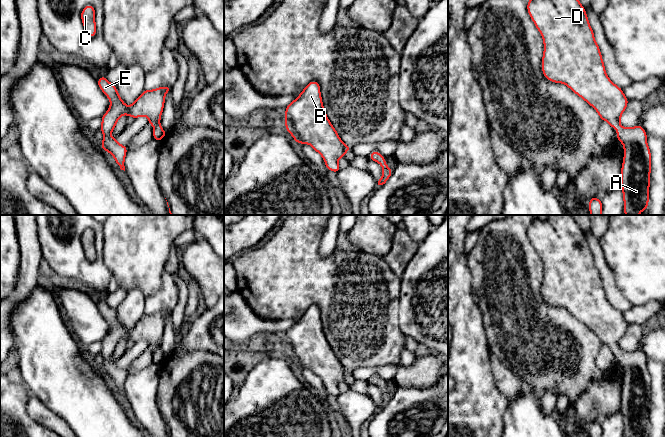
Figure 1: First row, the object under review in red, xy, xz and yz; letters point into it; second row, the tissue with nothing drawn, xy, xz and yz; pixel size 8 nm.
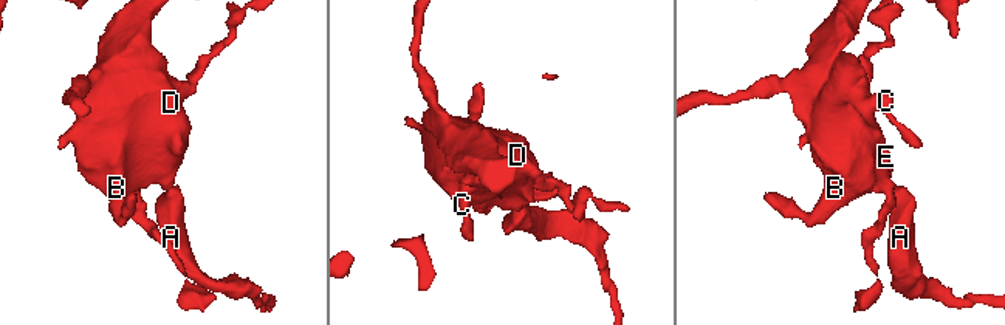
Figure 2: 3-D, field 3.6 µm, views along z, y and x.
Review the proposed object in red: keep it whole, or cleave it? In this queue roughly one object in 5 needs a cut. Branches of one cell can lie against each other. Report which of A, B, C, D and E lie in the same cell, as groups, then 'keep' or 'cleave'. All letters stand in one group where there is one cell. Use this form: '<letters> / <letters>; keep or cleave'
A B C D E; keep

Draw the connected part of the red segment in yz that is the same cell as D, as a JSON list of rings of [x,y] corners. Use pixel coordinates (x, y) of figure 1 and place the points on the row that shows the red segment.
[[[530,0],[528,13],[544,42],[542,72],[551,82],[563,83],[591,105],[601,120],[607,121],[617,130],[617,140],[624,146],[621,169],[621,185],[626,215],[639,215],[647,210],[651,172],[651,153],[647,145],[647,135],[639,124],[632,128],[621,127],[620,119],[628,99],[623,90],[607,76],[603,59],[594,33],[589,24],[585,8],[579,0]]]

